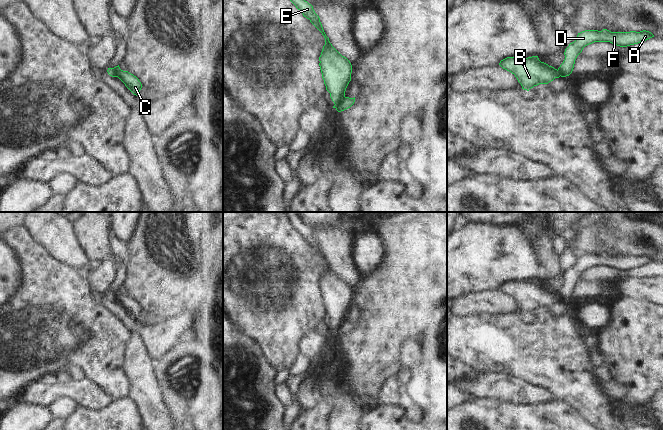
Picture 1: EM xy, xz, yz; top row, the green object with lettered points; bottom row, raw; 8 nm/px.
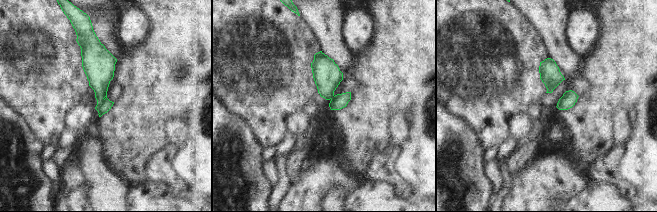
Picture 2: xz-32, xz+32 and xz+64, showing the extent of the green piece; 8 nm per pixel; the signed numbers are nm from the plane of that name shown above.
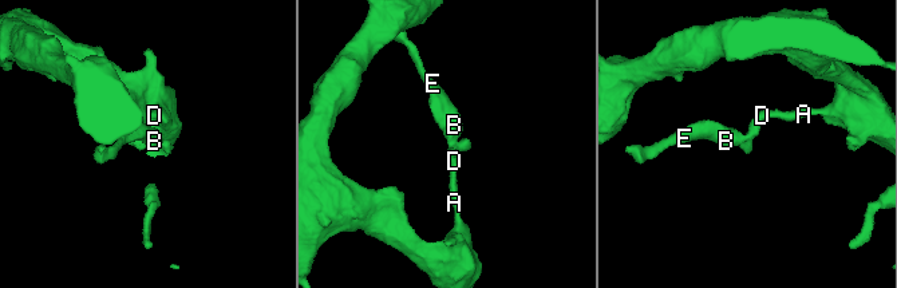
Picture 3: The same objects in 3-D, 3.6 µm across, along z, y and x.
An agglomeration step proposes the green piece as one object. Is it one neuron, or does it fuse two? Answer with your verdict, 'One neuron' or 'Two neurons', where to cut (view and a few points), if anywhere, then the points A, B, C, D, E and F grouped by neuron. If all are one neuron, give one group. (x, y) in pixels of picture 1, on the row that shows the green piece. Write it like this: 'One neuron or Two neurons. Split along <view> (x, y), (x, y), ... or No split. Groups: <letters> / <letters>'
Two neurons. Split along xz (344, 95), (335, 104). Groups: A C D F / B E

